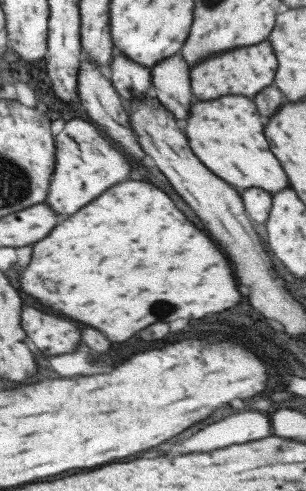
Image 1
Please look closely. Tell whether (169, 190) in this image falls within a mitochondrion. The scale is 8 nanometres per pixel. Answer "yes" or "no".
no

